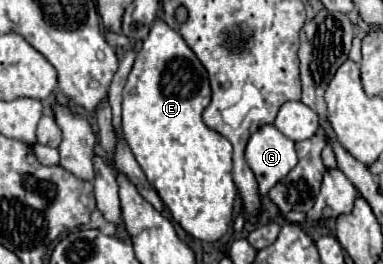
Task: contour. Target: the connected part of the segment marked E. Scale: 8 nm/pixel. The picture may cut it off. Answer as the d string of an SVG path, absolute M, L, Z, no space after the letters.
M156 19L124 85L122 129L136 161L144 169L150 185L162 197L174 221L178 221L184 231L200 241L218 241L228 231L236 199L236 185L232 181L232 145L226 137L206 127L202 121L202 111L208 107L210 95L204 65L186 45L180 33L170 29L162 19Z

